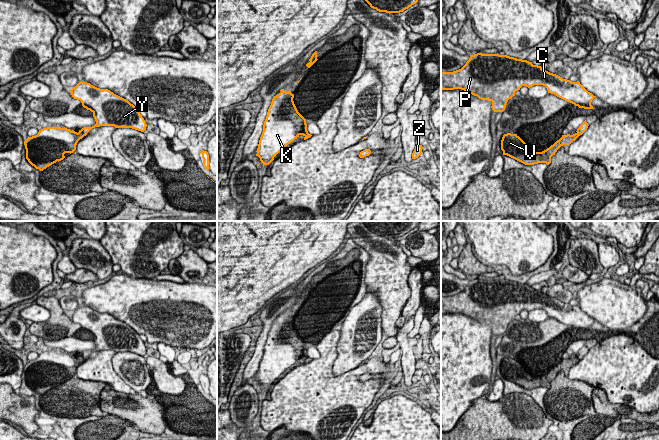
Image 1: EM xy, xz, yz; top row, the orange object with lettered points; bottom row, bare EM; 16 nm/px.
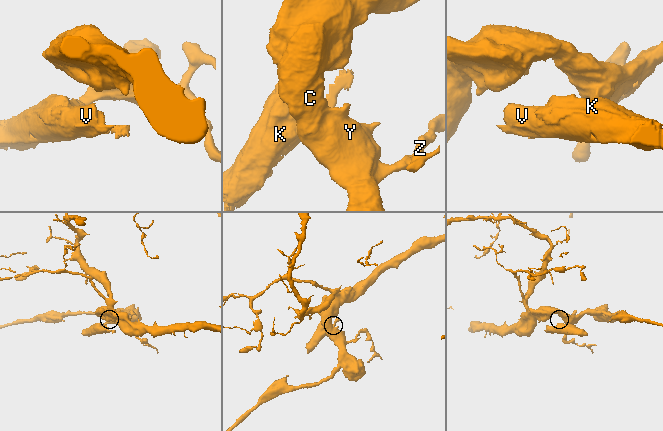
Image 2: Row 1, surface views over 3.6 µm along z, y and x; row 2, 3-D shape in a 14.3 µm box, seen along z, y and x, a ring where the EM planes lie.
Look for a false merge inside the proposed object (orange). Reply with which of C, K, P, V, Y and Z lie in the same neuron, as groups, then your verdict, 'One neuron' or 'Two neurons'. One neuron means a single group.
Groups: C P Y Z / K V. Two neurons

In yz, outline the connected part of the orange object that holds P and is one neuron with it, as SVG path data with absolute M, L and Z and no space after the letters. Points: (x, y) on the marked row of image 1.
M477 53L470 55L469 60L461 69L453 72L441 72L441 90L461 89L481 100L491 101L491 108L494 112L503 112L508 100L515 96L515 92L522 86L530 88L534 85L545 86L548 93L579 108L594 109L591 102L596 96L588 92L579 81L572 82L563 79L544 70L541 66L533 65L532 62L507 55Z

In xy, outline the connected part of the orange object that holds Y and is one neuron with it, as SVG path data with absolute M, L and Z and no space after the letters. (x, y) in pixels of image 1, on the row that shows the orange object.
M83 81L70 92L74 99L80 100L82 106L93 113L96 121L94 126L80 130L85 136L92 128L100 126L132 128L141 132L146 130L147 124L139 110L110 90L100 89Z

